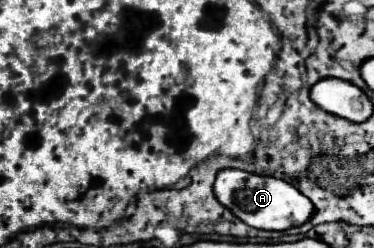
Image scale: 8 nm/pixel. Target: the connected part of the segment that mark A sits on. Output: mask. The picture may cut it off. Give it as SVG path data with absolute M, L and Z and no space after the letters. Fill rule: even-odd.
M225 168L217 172L213 192L215 198L239 220L259 230L287 230L291 226L301 226L313 214L311 200L303 196L293 184L287 184L275 176L259 176L237 168Z

